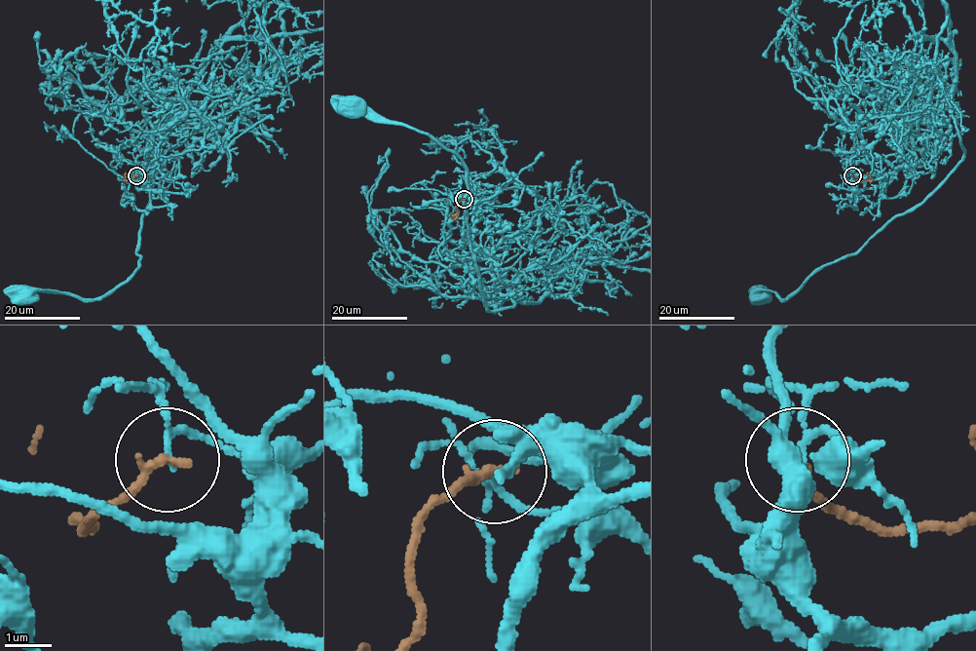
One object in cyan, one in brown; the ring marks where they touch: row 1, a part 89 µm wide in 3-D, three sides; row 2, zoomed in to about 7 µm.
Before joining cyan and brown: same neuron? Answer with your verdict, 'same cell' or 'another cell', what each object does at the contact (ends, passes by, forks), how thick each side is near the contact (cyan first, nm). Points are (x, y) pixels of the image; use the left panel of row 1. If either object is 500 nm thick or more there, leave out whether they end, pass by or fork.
another cell; cyan passes by; brown ends; calibres 110 and 240 nm

